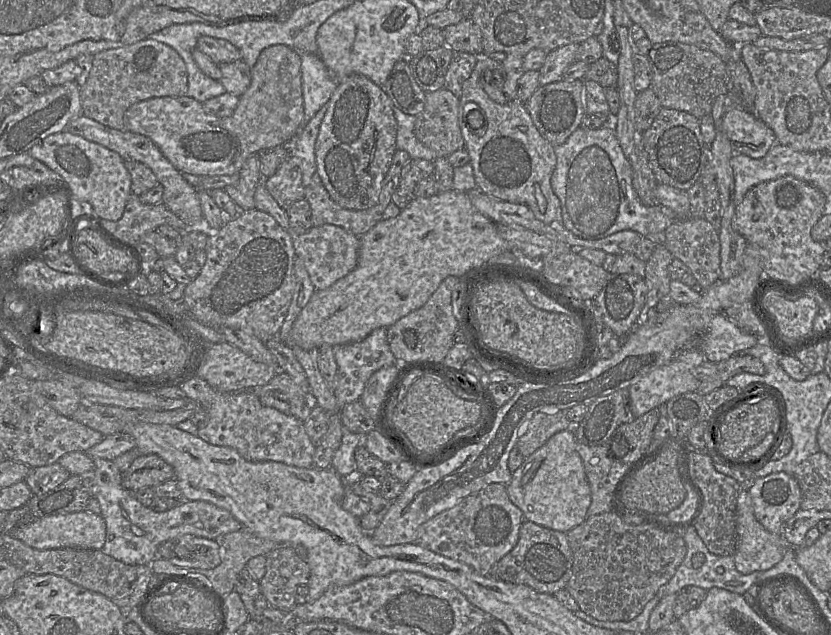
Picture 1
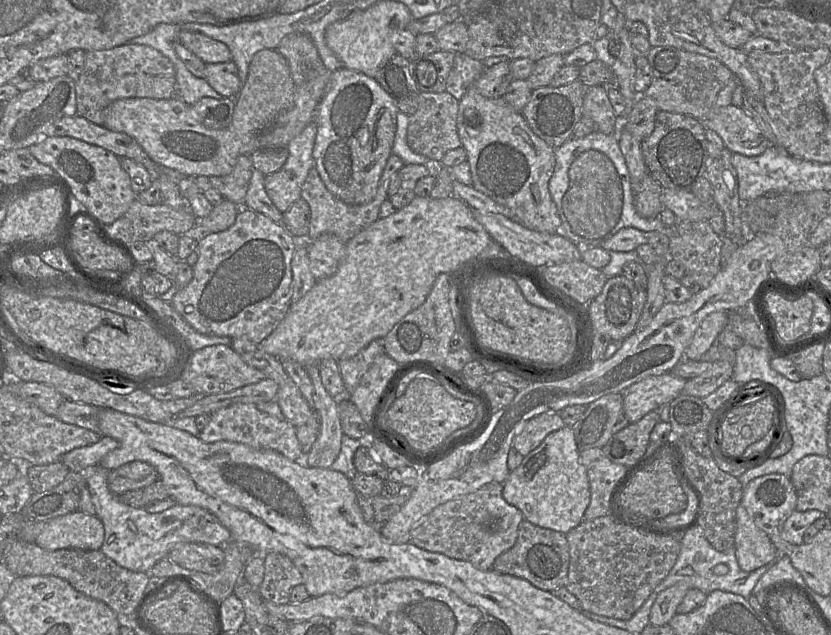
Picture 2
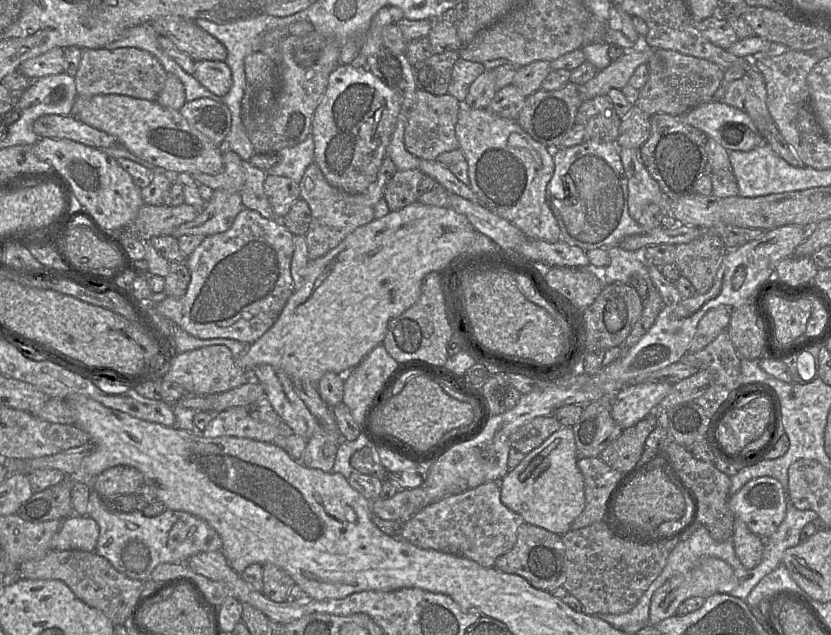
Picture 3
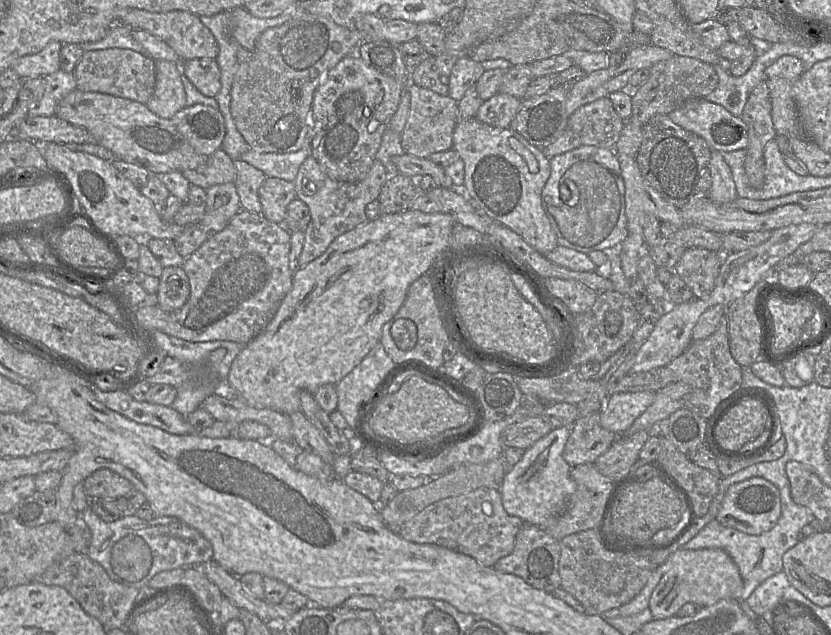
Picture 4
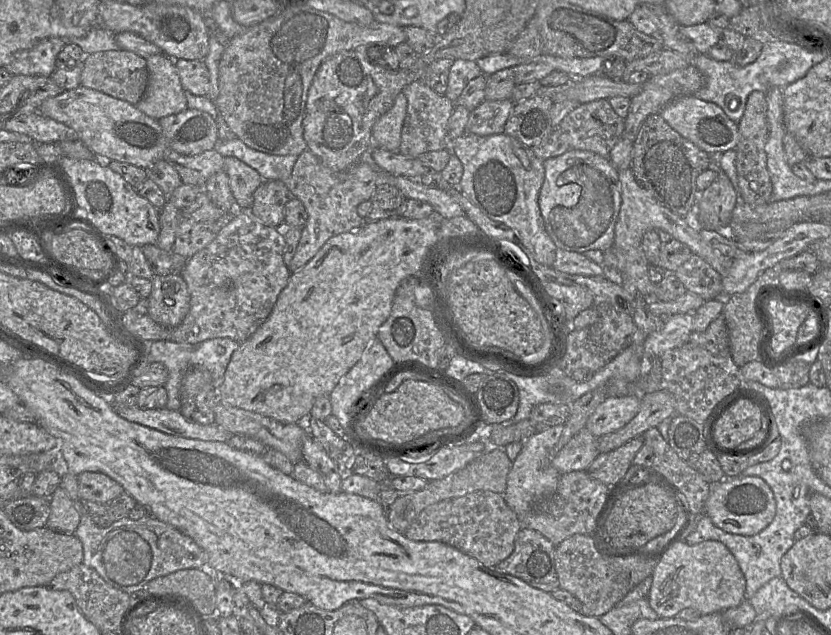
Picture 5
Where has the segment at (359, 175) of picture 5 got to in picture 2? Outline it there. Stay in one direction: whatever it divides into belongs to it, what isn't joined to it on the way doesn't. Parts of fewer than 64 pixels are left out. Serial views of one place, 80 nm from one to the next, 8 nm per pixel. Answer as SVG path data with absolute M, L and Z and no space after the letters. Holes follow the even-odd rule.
M391 154L382 172L379 180L378 189L372 201L364 205L346 204L335 197L325 186L317 169L312 168L305 182L302 185L301 198L309 205L311 210L310 229L304 242L313 241L325 233L330 233L337 236L344 243L352 239L355 235L368 227L370 224L379 219L379 211L381 204L388 200L389 183L396 179L397 172L404 166L402 159Z

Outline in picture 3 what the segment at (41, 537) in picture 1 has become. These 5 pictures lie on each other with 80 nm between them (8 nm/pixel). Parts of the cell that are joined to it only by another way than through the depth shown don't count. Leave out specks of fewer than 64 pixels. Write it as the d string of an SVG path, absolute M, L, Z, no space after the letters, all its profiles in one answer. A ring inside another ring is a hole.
M71 514L62 520L58 532L51 539L51 549L56 551L95 551L99 526L91 517Z

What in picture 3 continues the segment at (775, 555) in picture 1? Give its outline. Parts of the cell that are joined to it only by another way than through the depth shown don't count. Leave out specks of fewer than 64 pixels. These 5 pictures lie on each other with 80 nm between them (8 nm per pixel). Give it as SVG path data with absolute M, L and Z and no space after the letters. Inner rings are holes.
M737 517L734 520L732 540L735 553L746 569L760 564L764 551L763 539Z

